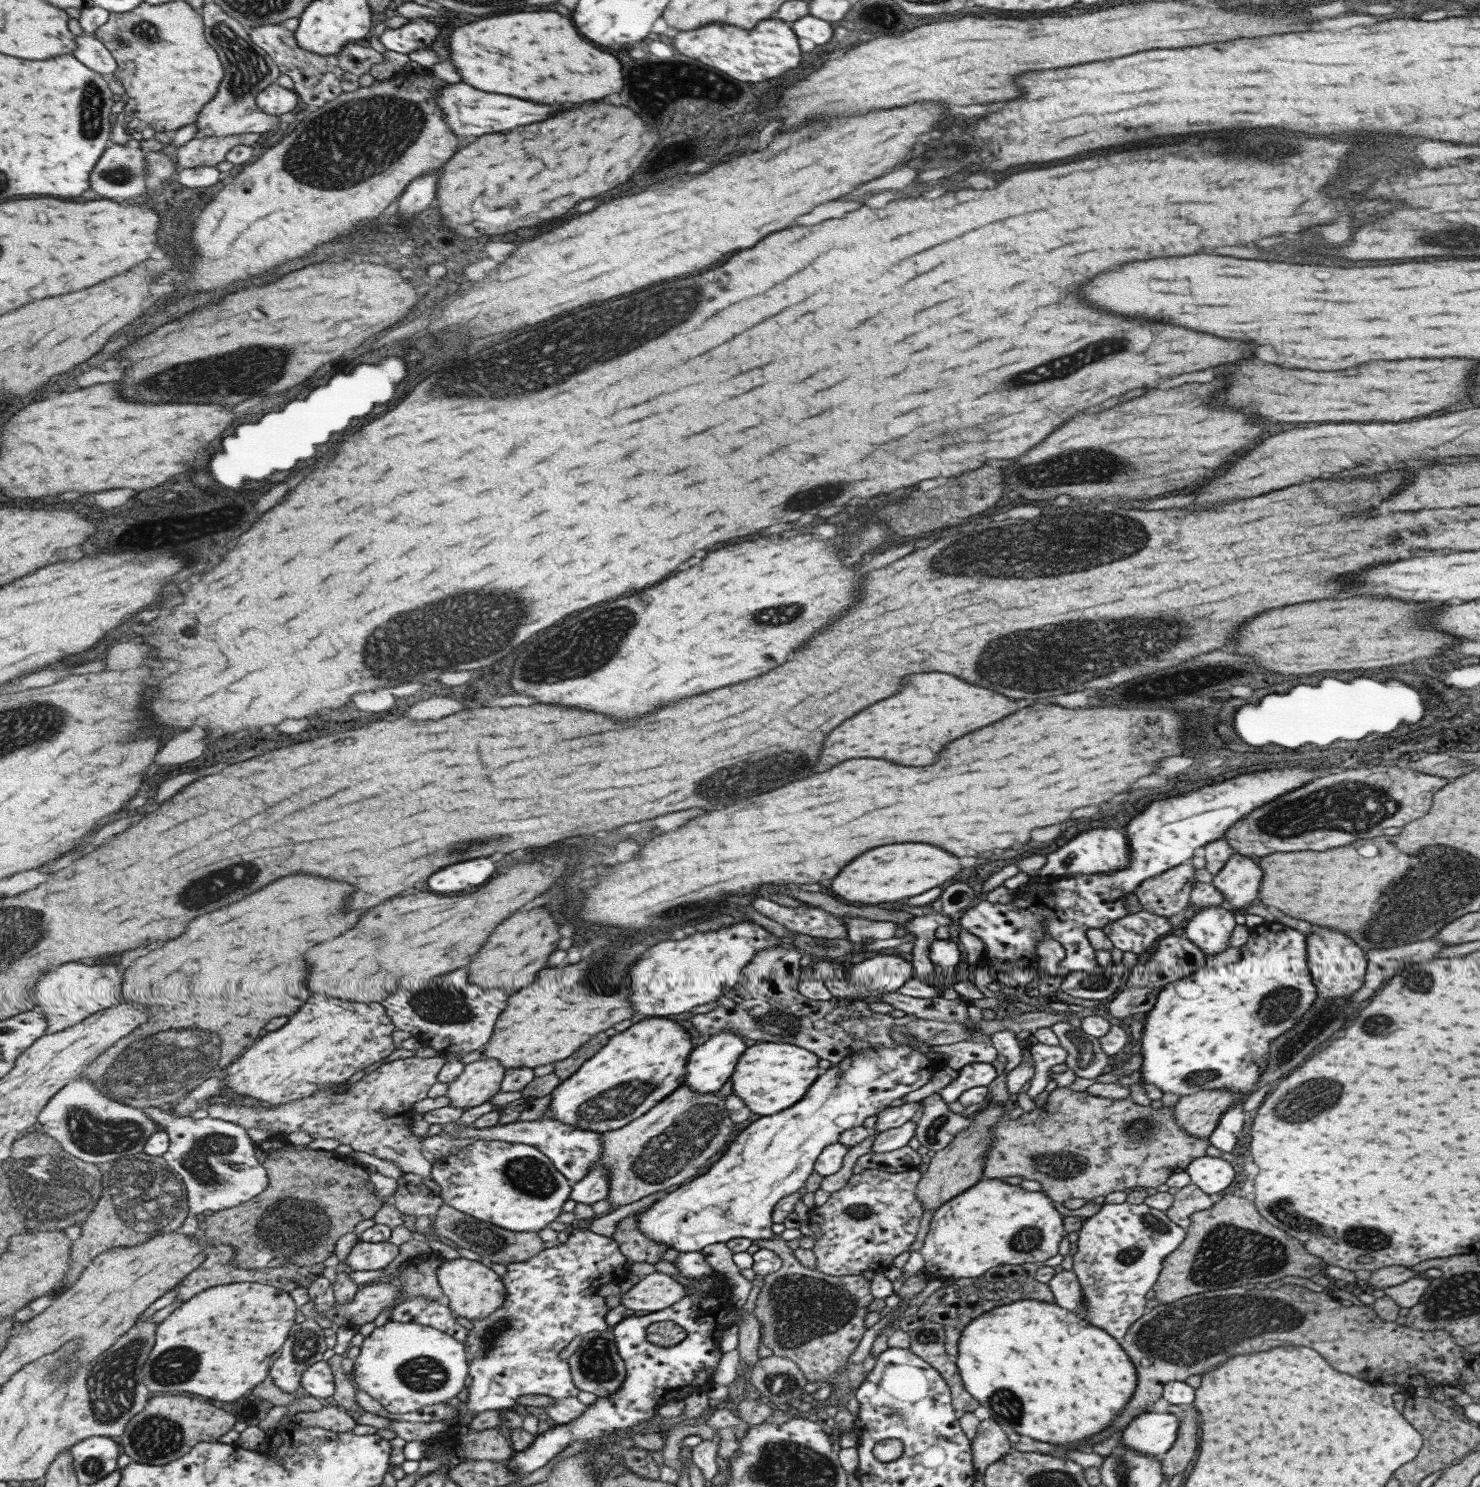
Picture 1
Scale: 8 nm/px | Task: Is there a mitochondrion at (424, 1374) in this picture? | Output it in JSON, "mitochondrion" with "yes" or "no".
{"mitochondrion":"yes"}

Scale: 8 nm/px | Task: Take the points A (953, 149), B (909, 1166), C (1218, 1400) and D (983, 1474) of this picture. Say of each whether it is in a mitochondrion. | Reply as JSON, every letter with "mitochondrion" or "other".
{"A":"mitochondrion","B":"other","C":"other","D":"other"}

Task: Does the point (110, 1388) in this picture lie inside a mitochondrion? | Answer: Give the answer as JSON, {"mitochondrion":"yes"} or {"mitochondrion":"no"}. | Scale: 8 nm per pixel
{"mitochondrion":"yes"}

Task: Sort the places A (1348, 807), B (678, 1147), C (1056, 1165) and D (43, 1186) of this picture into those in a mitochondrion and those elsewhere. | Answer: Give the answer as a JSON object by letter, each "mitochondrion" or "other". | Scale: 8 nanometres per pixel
{"A":"mitochondrion","B":"mitochondrion","C":"mitochondrion","D":"mitochondrion"}

